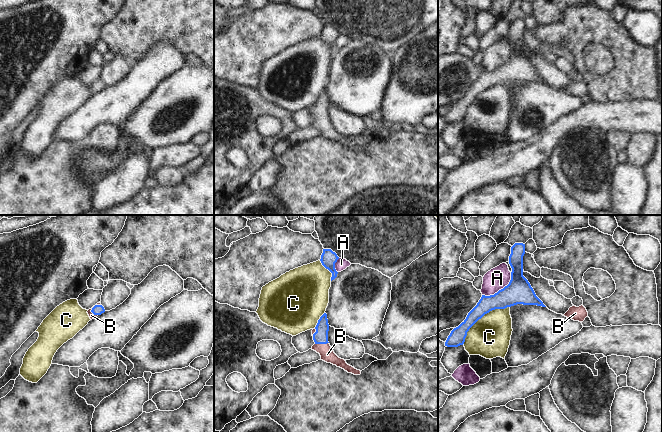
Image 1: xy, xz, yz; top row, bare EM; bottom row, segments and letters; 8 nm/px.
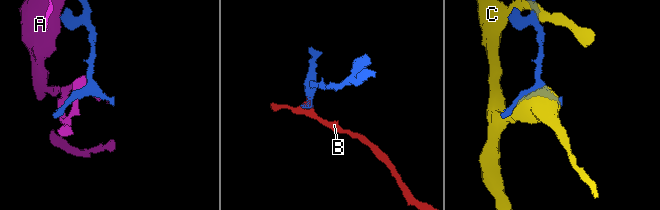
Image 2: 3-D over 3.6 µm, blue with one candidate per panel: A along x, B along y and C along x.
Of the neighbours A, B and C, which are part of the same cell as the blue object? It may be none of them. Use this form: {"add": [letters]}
{"add": ["B"]}

